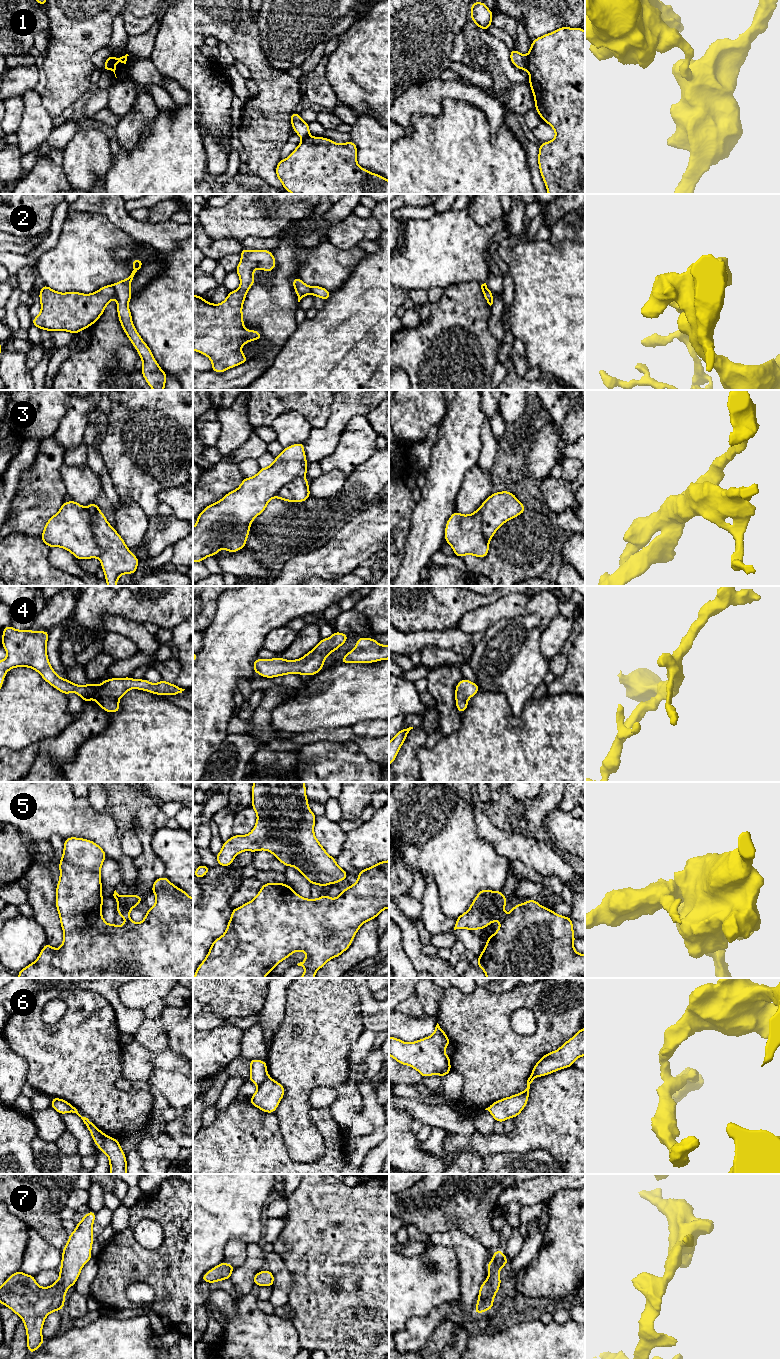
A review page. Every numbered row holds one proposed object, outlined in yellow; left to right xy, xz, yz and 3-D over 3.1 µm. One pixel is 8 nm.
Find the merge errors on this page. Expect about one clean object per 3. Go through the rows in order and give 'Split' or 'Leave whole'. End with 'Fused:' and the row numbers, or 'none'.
1: Split
2: Split
3: Split
4: Leave whole
5: Split
6: Split
7: Leave whole
Fused: 1, 2, 3, 5, 6

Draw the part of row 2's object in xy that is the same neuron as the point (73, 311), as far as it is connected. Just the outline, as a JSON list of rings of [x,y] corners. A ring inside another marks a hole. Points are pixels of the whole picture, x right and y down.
[[[44,284],[39,293],[41,312],[32,319],[32,325],[41,330],[67,331],[76,335],[94,324],[115,297],[112,285],[83,294],[75,291],[60,293]]]

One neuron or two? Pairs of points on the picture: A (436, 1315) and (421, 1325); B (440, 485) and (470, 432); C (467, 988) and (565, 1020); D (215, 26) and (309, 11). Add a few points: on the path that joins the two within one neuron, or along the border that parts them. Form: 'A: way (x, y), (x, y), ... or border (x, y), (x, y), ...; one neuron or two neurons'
A: way (432, 1319), (425, 1325); one neuron
B: way (446, 472), (449, 461), (458, 445); one neuron
C: border (455, 988), (466, 994), (471, 993), (476, 988); two neurons
D: border (256, 20), (260, 43); two neurons

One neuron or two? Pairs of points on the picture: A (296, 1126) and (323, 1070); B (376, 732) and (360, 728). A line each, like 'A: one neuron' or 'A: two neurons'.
A: one neuron
B: one neuron

